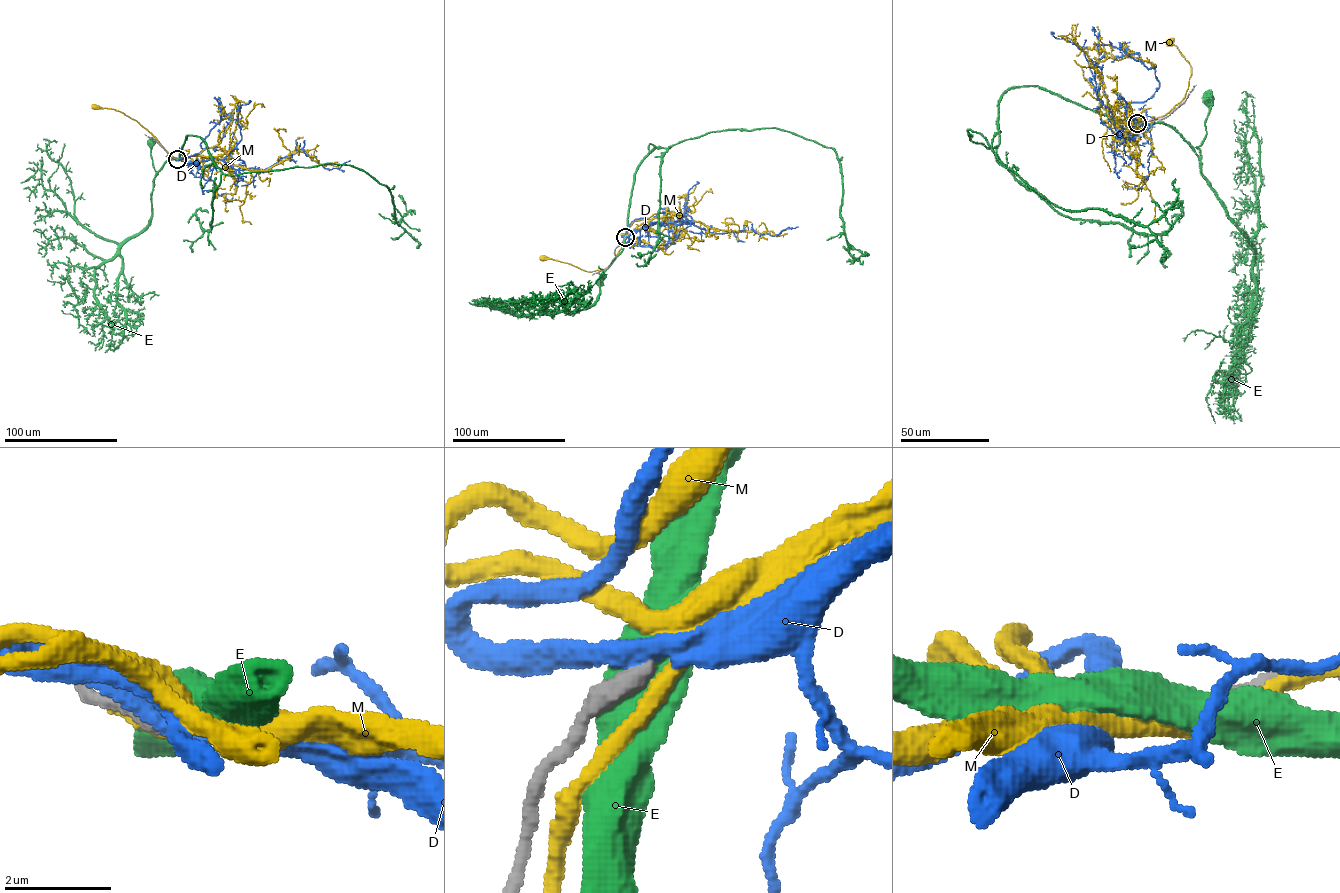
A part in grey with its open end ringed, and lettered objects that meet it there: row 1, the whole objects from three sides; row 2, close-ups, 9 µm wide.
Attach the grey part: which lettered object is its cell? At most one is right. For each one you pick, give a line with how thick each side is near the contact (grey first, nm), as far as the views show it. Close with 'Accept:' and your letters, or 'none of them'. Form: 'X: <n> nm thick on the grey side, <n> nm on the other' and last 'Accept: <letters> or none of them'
D: 400 nm thick on the grey side, 360 nm on the other
Accept: D

